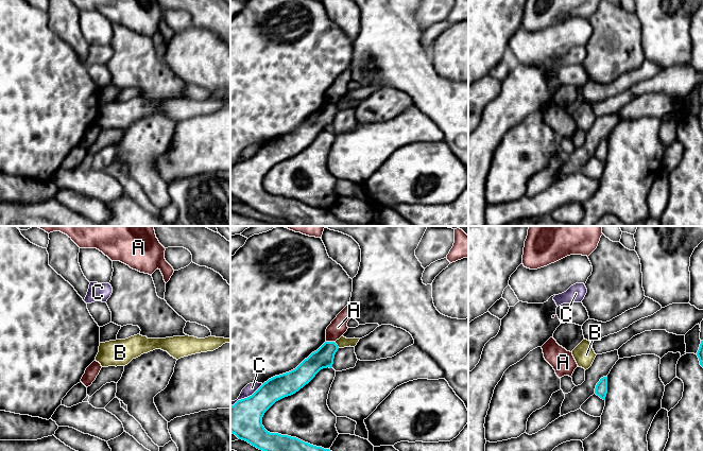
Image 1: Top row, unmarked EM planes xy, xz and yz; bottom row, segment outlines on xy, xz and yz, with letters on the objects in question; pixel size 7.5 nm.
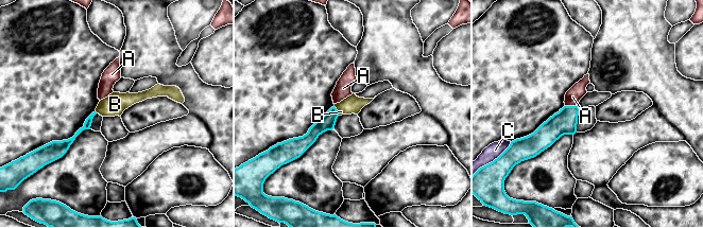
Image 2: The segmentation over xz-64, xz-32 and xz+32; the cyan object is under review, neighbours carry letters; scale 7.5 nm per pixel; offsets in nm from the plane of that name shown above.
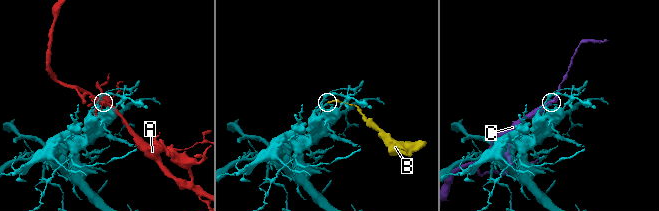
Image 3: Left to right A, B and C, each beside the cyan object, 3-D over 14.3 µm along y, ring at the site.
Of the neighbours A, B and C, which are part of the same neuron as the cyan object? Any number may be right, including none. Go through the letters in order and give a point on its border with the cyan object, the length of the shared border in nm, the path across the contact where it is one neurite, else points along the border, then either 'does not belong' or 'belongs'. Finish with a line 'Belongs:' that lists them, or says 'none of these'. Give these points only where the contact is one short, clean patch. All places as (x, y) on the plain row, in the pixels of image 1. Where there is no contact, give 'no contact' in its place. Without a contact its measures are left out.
A: contact xz (330, 104); length 60 nm; does not belong
B: contact xz (337, 107); length 60 nm; border xz (333, 104), (339, 109); does not belong
C: contact xz (247, 159); length 300 nm; does not belong
Belongs: none of these

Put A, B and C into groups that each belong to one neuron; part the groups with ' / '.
A / B / C

